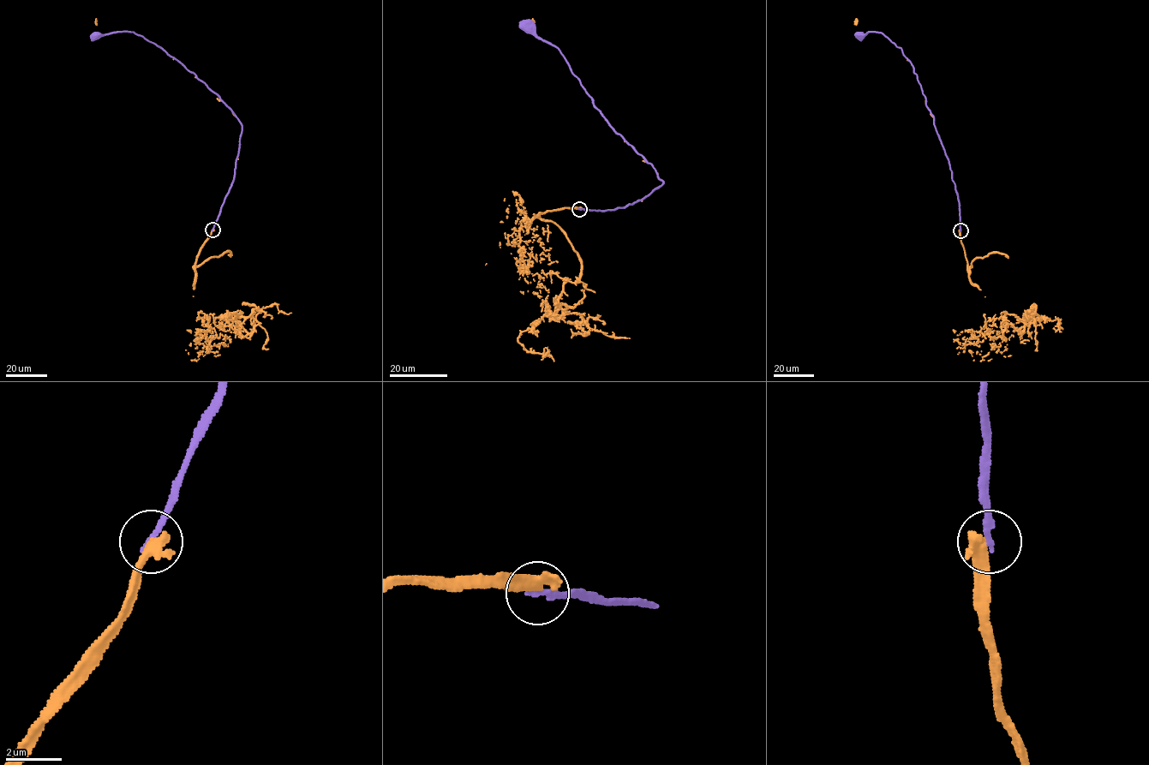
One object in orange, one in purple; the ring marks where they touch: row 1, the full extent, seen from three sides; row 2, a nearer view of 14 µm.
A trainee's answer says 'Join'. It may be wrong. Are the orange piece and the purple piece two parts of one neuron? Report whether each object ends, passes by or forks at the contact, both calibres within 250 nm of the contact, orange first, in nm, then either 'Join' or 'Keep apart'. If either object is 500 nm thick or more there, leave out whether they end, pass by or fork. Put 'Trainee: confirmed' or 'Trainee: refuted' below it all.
At the ring orange ends. At the ring purple ends. Thickness 440 nm (orange) against 240 nm. Keep apart
Trainee: refuted

